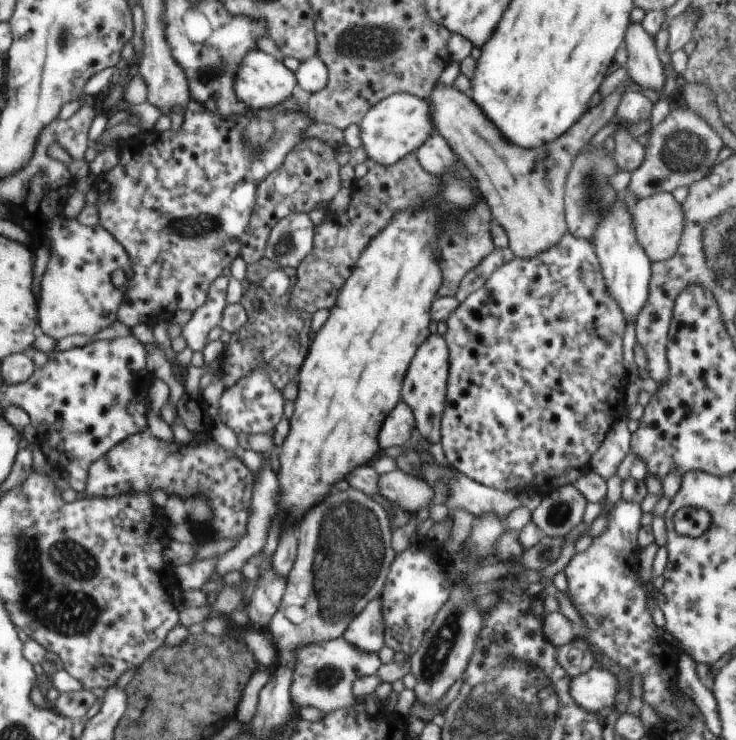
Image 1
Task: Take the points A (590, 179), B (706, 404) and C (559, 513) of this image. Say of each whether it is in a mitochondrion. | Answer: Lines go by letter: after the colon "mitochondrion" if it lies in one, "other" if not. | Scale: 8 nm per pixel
A: mitochondrion
B: other
C: mitochondrion

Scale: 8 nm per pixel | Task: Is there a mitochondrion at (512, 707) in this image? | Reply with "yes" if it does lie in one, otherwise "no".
yes

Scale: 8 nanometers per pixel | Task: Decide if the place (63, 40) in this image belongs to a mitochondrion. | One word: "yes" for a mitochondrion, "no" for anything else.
yes

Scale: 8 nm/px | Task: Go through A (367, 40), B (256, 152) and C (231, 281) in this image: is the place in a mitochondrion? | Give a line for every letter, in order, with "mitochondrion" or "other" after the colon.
A: mitochondrion
B: mitochondrion
C: other

